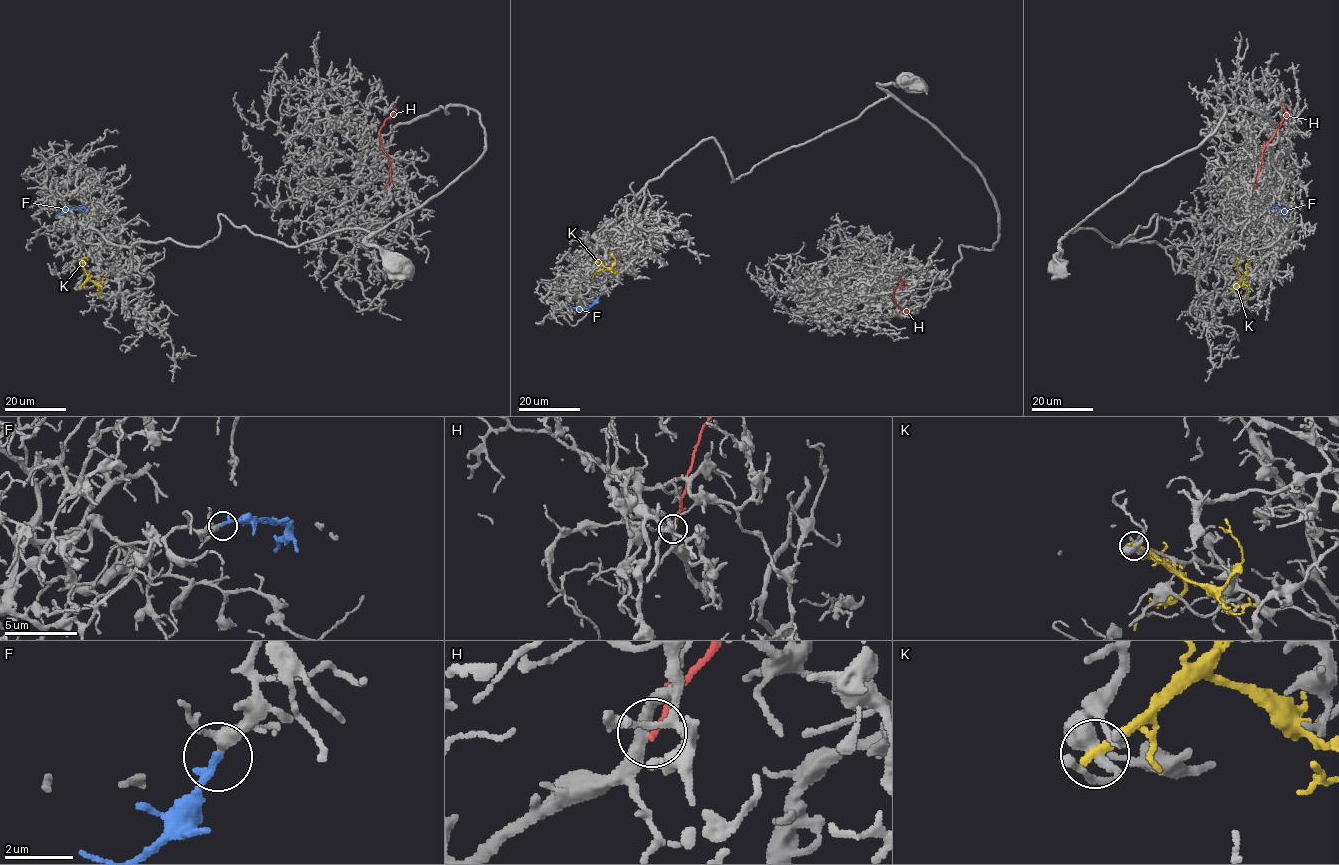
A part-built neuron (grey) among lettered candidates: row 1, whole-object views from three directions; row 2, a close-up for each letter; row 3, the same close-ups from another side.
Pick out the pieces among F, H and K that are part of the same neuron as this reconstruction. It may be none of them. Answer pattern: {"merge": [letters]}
{"merge": ["F"]}

